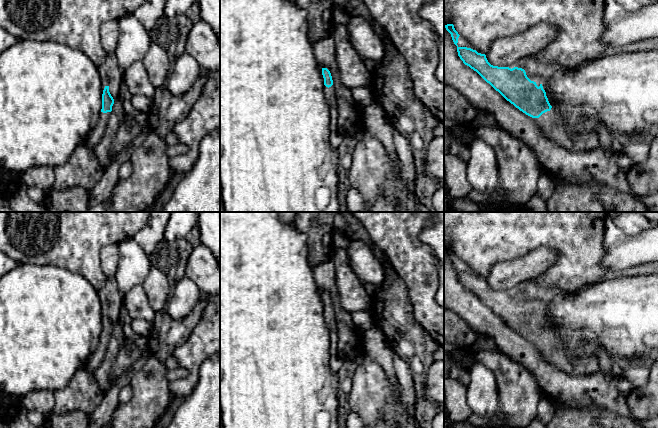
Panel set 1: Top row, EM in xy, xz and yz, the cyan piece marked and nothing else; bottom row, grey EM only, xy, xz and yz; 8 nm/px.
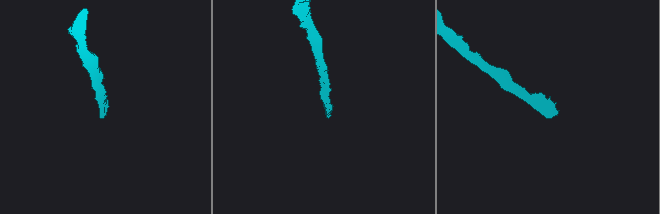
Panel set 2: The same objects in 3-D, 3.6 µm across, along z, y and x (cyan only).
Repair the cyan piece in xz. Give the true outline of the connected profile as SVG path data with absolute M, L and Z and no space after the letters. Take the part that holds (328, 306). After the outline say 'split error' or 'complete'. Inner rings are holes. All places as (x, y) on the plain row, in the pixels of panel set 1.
M322 292L324 302L324 318L330 330L336 329L336 317L333 311L333 304L330 295L327 292Z | split error

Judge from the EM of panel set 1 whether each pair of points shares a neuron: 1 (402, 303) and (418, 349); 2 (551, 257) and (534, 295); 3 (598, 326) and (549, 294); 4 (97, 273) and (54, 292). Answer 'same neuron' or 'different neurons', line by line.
1: same neuron
2: different neurons
3: different neurons
4: different neurons

